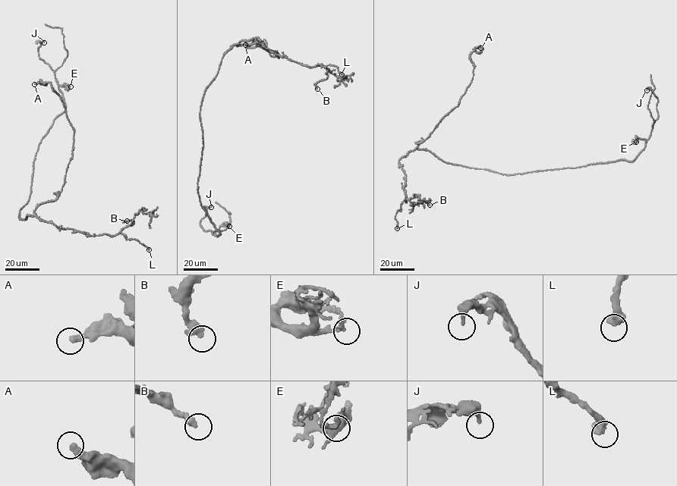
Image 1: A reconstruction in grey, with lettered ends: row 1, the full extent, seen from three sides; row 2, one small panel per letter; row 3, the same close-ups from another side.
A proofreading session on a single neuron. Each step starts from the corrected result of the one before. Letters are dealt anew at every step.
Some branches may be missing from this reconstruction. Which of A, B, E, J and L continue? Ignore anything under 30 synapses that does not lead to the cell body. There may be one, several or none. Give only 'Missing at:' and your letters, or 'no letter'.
Missing at: no letter

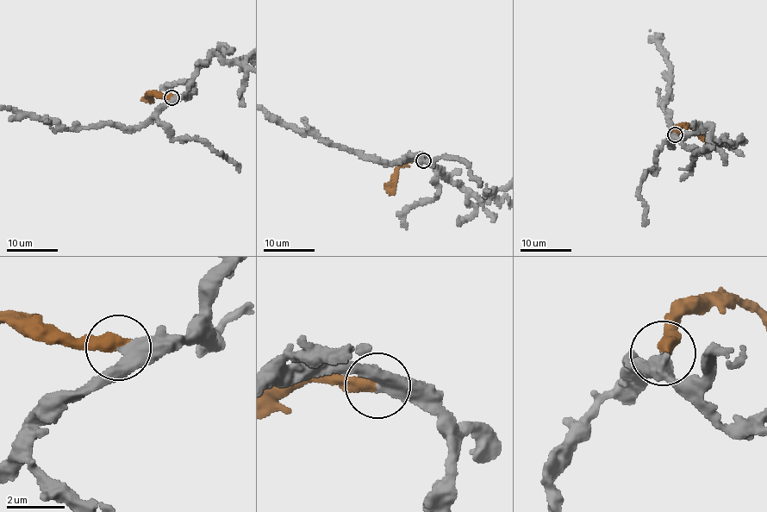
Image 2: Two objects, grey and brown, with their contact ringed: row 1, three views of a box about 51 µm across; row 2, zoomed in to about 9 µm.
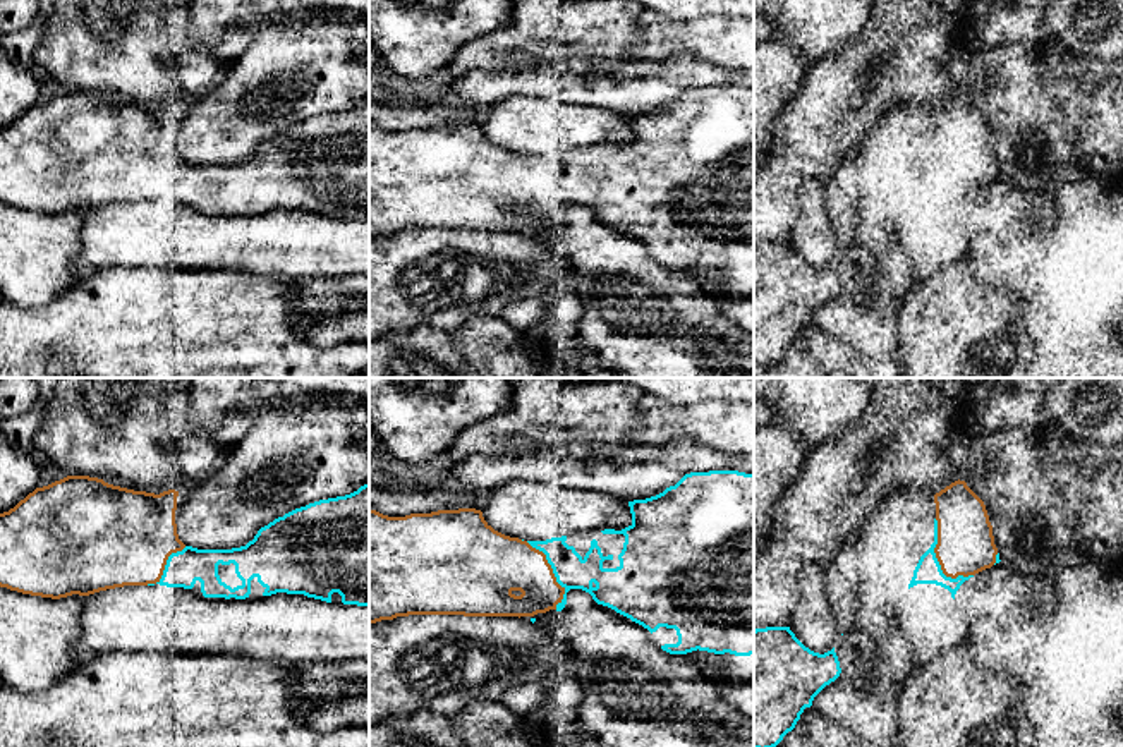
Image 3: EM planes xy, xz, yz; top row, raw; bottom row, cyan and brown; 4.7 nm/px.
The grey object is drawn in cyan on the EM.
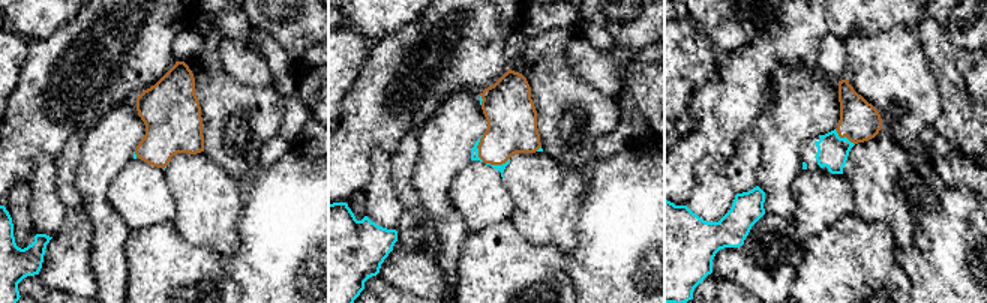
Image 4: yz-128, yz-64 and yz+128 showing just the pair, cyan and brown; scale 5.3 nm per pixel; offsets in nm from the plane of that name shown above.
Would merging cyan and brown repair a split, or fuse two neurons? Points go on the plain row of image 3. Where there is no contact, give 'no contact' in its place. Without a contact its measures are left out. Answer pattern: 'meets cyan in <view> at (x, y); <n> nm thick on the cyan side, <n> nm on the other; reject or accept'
meets cyan in yz at (936, 176); 120 nm thick on the cyan side, 280 nm on the other; accept

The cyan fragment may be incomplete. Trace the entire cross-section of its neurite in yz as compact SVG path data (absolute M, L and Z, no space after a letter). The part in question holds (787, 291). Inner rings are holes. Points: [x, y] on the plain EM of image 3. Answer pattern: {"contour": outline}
{"contour": "M790 242L754 246L754 364L776 362L814 313L841 288L835 263L824 270L805 263Z"}

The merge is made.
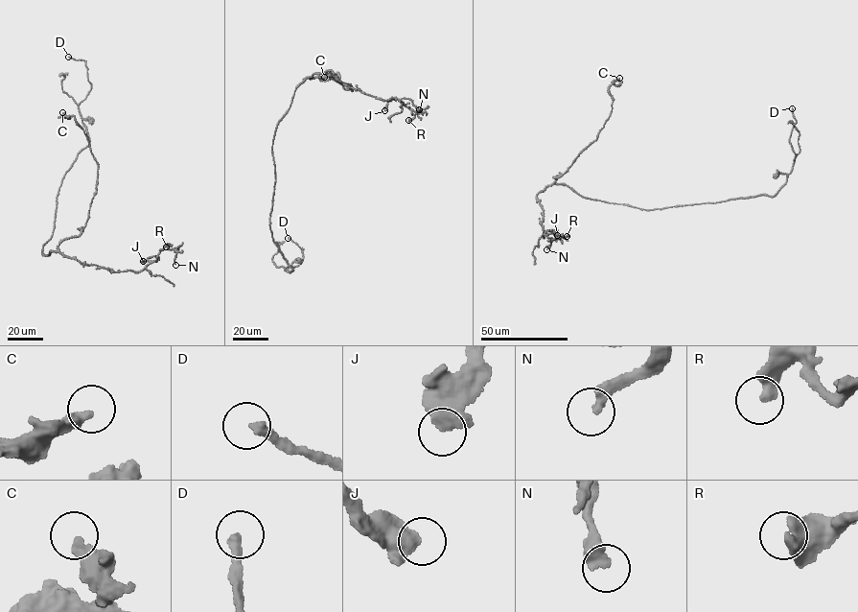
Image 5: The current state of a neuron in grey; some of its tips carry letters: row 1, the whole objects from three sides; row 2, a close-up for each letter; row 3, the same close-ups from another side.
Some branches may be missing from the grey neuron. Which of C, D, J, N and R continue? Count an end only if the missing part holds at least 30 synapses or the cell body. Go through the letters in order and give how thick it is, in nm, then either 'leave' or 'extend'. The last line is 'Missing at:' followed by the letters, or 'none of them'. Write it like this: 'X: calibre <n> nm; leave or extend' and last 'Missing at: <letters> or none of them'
C: calibre 360 nm; leave
D: calibre 280 nm; extend
J: calibre 550 nm; leave
N: calibre 440 nm; extend
R: calibre 400 nm; leave
Missing at: D, N

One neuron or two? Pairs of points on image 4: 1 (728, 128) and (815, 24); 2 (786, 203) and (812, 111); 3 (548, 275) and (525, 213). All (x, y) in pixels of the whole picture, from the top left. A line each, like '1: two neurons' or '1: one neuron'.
1: one neuron
2: one neuron
3: two neurons

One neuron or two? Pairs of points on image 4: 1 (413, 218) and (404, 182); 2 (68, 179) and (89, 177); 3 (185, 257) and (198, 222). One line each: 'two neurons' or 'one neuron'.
1: two neurons
2: two neurons
3: two neurons

